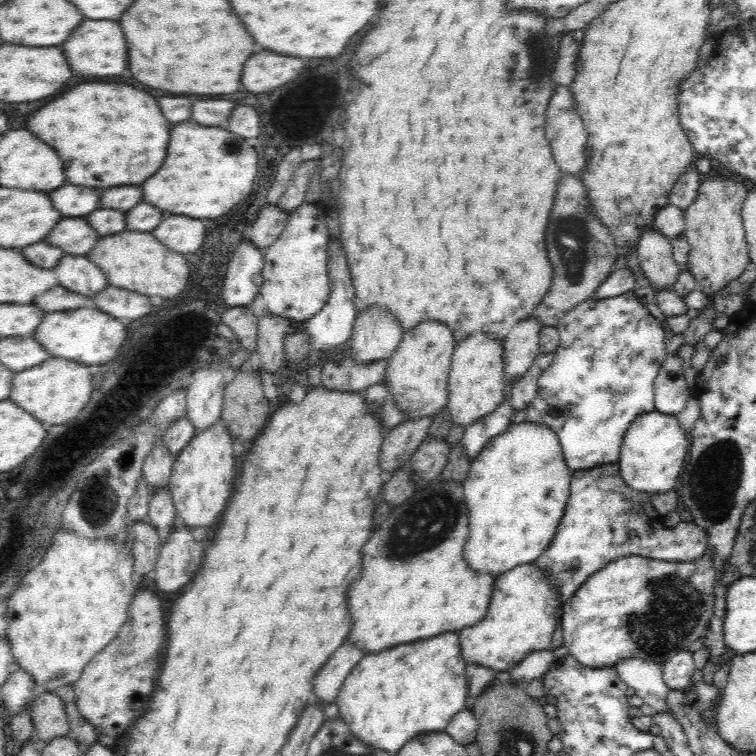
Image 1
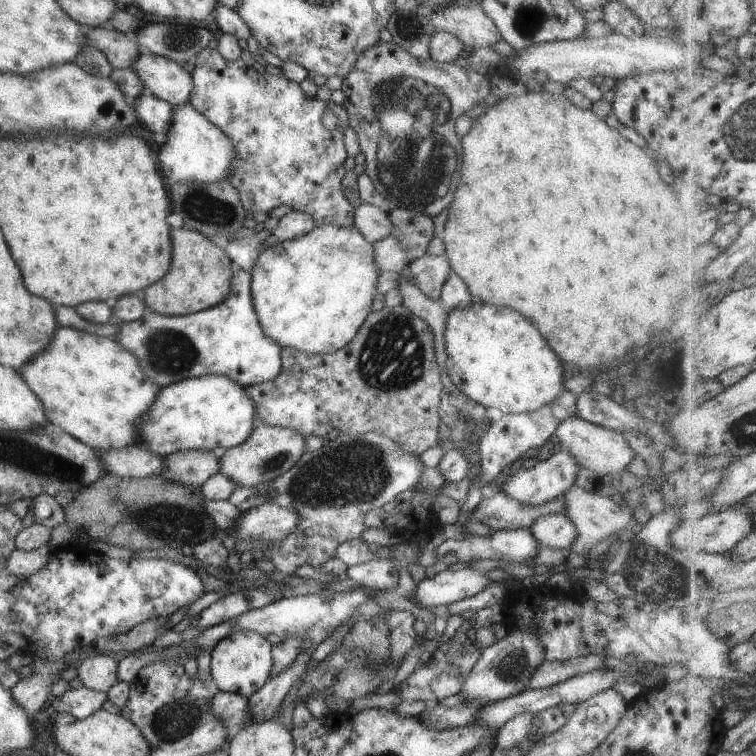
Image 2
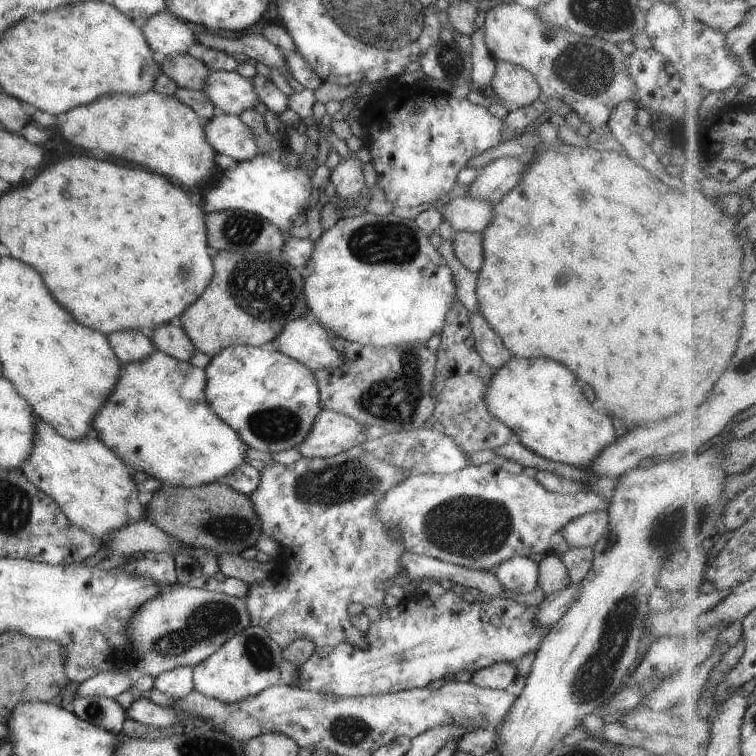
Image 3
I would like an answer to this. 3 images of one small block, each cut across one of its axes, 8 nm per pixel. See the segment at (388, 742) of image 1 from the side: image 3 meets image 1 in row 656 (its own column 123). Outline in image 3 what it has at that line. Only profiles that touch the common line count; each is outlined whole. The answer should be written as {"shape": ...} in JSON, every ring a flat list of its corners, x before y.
{"shape":[[153,350,138,361,120,364,113,390,92,416,90,425,96,437,130,470,146,474,161,484,194,487,222,480,237,465,245,463,248,446,229,425,213,414,205,398,201,398,204,386,203,369]]}

